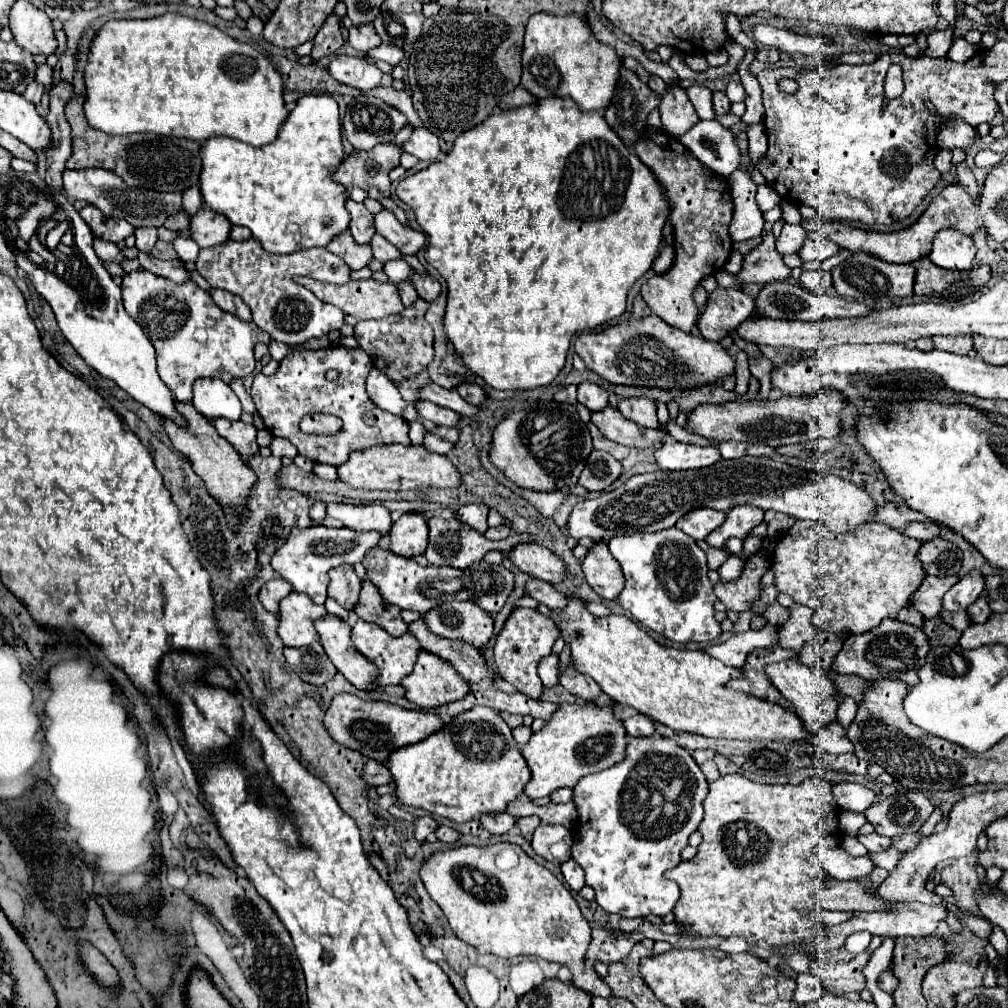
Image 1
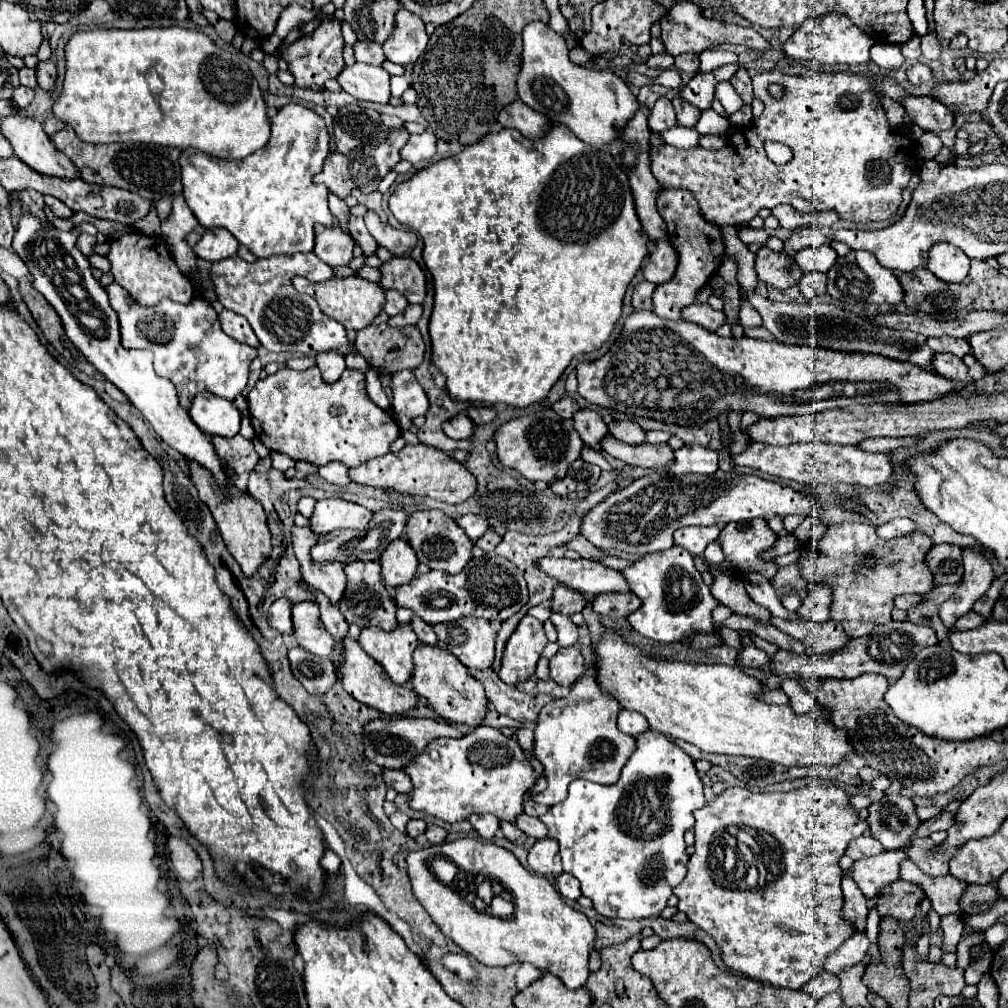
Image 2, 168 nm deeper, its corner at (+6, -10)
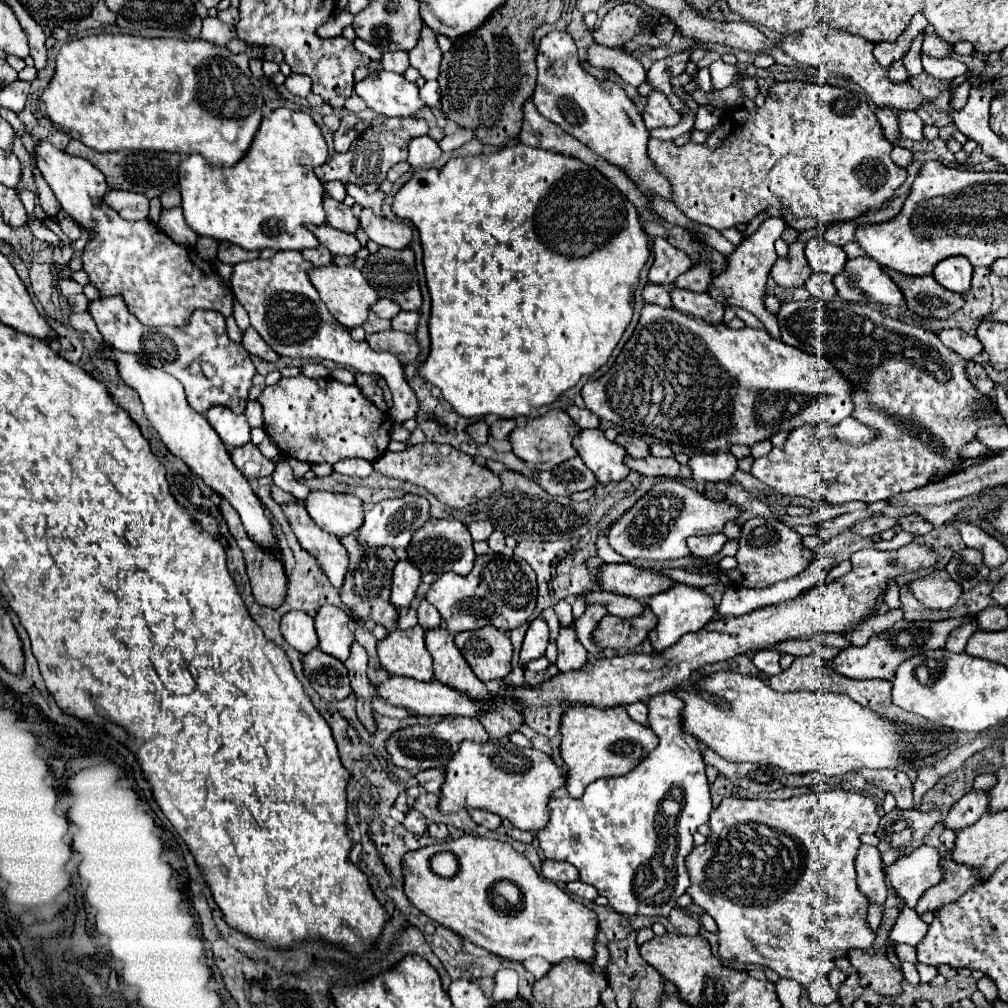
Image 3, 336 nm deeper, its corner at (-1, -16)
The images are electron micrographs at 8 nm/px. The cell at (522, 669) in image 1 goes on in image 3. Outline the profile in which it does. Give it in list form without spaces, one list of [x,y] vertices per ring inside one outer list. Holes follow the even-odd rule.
[[[535,618],[531,626],[527,628],[523,648],[521,648],[521,664],[527,664],[531,660],[537,660],[545,656],[545,648],[549,644],[549,628],[543,618]]]

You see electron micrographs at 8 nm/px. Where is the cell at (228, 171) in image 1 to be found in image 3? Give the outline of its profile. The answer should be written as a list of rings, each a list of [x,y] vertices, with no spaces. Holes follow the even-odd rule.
[[[277,108],[263,118],[259,132],[253,140],[251,152],[243,162],[231,168],[215,168],[205,162],[203,156],[191,154],[183,158],[179,168],[179,190],[183,198],[183,214],[187,224],[199,234],[213,240],[227,240],[245,250],[307,250],[317,248],[319,242],[309,232],[307,224],[325,224],[327,214],[323,208],[325,188],[315,176],[315,168],[327,162],[329,150],[321,128],[305,112],[295,112],[289,108]]]

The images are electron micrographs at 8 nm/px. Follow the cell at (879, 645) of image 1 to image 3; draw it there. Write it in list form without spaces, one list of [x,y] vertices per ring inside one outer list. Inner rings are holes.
[[[951,618],[951,620],[943,620],[943,622],[897,622],[891,630],[877,634],[873,638],[869,638],[869,642],[865,646],[849,646],[845,650],[841,650],[833,660],[829,660],[829,668],[833,668],[835,672],[853,678],[853,680],[873,680],[873,678],[881,678],[881,680],[891,680],[895,676],[895,668],[909,660],[911,656],[917,656],[925,650],[935,650],[935,648],[945,648],[945,640],[949,636],[951,630],[955,630],[959,624],[963,622],[963,618]]]

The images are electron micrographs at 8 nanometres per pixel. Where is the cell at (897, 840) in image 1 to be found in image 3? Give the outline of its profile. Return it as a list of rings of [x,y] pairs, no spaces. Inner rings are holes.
[[[969,792],[949,808],[947,816],[943,818],[943,826],[953,832],[973,826],[985,814],[985,808],[987,808],[987,792]]]

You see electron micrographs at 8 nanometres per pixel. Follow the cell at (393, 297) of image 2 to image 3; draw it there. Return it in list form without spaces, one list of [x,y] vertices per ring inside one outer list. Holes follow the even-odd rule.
[[[381,298],[375,306],[371,306],[371,310],[373,310],[377,316],[389,318],[389,320],[401,312],[399,304],[395,304],[395,300],[389,300],[389,298]]]

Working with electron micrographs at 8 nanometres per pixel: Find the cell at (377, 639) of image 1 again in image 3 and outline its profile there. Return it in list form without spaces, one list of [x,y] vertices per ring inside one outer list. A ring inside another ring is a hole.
[[[419,626],[395,630],[377,644],[381,666],[389,674],[407,676],[419,682],[433,678],[433,662],[425,648],[425,632]]]

